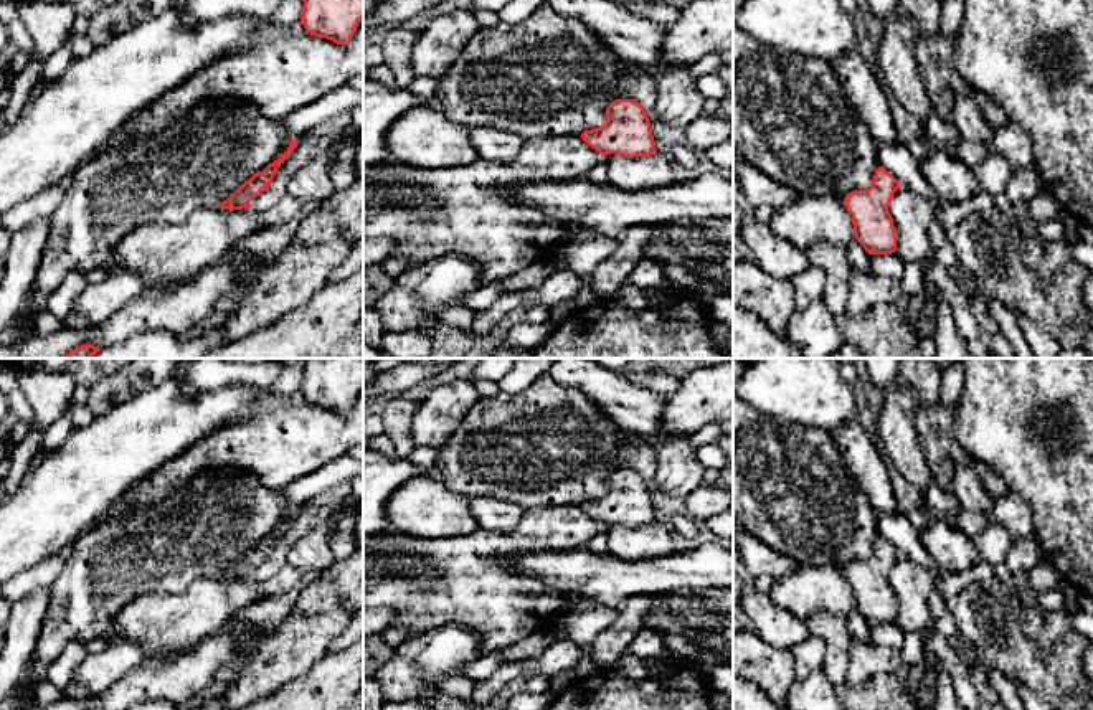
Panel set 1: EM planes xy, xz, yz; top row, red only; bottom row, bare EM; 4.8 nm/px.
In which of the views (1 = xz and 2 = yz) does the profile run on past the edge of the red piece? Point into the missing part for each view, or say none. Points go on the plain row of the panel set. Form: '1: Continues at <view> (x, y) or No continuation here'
1: No continuation here
2: No continuation here

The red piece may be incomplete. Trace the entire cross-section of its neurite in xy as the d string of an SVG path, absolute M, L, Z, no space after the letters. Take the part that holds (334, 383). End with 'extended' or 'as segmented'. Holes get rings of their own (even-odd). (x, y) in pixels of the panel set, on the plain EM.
M307 358L300 393L305 403L348 414L363 390L363 358Z | as segmented

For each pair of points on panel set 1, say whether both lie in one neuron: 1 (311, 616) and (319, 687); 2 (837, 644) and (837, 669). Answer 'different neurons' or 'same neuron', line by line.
1: different neurons
2: same neuron

